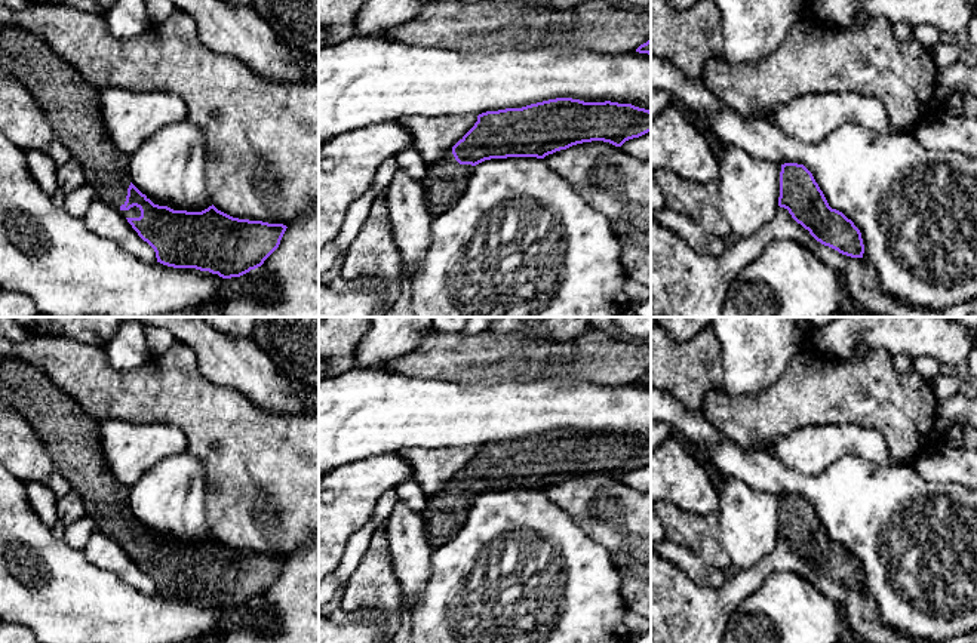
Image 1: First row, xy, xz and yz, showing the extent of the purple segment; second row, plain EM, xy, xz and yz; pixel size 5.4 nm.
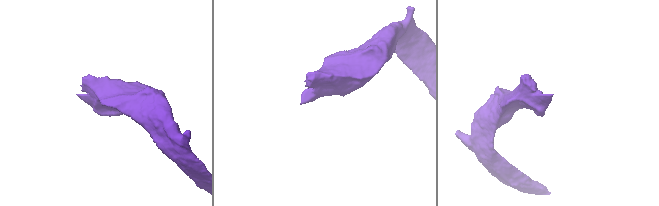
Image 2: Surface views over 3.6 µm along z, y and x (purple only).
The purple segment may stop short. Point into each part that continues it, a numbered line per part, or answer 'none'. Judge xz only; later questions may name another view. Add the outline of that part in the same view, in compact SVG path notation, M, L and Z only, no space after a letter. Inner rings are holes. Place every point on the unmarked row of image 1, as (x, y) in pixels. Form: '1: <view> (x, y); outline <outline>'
1: xz (444, 514); outline M452 482L436 496L427 499L421 517L424 533L431 548L443 545L455 535L464 523L471 502L471 496L460 496L455 492Z

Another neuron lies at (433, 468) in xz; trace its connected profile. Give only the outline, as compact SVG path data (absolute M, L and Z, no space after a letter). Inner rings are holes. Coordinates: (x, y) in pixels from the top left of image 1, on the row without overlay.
M477 446L464 449L402 449L399 455L414 470L427 499L442 492L452 479L474 458Z

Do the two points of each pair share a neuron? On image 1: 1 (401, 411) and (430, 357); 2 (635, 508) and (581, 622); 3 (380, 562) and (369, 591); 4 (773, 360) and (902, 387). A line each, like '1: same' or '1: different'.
1: different
2: different
3: same
4: different

